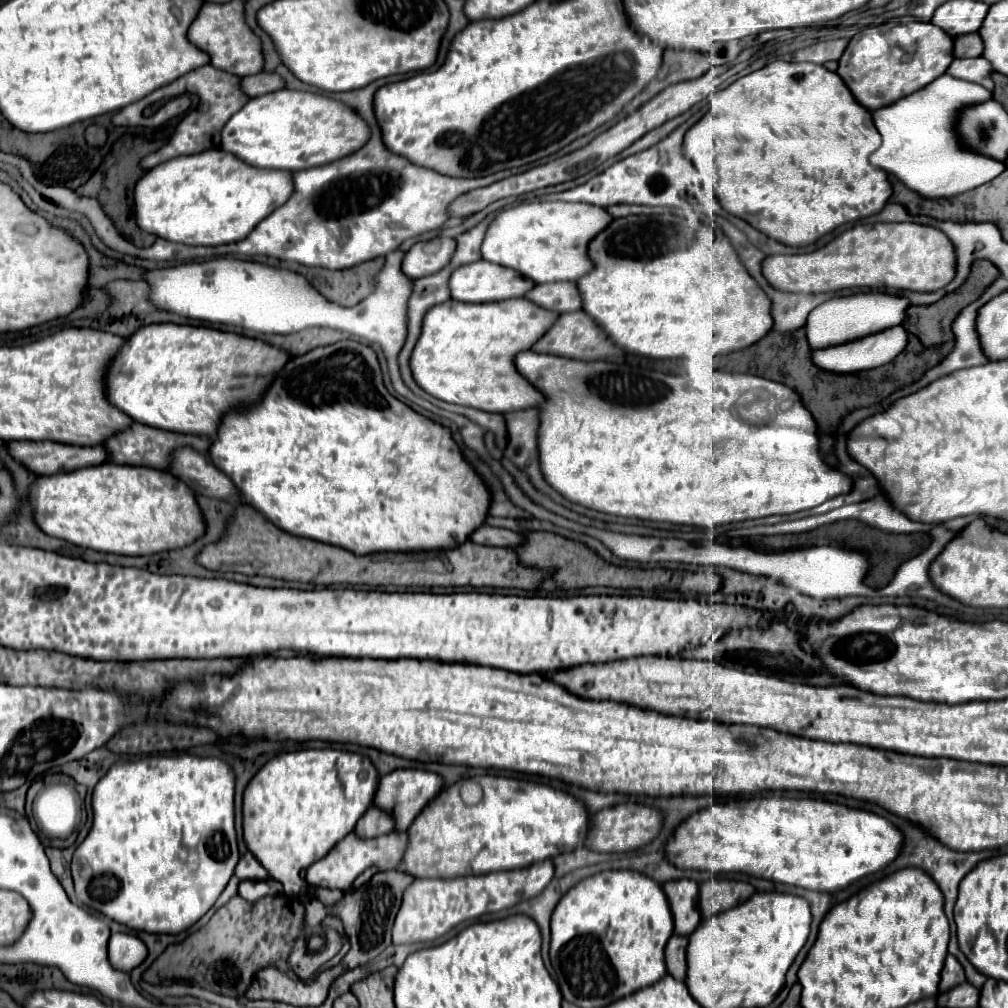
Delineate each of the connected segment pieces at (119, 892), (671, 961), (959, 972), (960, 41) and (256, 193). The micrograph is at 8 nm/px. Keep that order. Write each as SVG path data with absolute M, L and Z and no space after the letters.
M180 753L178 756L138 756L134 760L112 764L110 770L102 776L102 780L94 788L92 830L86 836L86 840L76 848L74 858L72 858L72 878L74 878L78 900L96 912L102 912L110 920L126 924L132 930L144 930L150 934L178 934L178 932L190 928L214 906L214 902L226 888L226 884L232 878L234 868L240 860L236 828L234 828L234 788L236 788L236 774L220 758L202 758L202 756L194 756L194 754Z
M674 934L666 946L668 974L680 980L686 978L686 948L688 948L688 936L678 936L678 934Z
M946 956L946 962L944 962L944 970L942 970L942 980L940 980L940 992L944 990L950 990L952 986L958 986L958 984L964 984L966 978L964 978L964 968L958 964L958 960L954 956Z
M964 34L954 38L956 58L976 58L982 56L982 38L978 34Z
M206 150L206 152L200 152L200 154L192 154L192 156L180 156L180 158L172 158L152 170L148 170L134 186L134 204L132 204L132 210L134 210L134 216L136 216L136 224L148 232L148 234L154 234L158 238L164 238L164 240L170 240L170 242L178 242L178 244L186 244L186 246L220 246L220 244L230 244L230 242L236 242L236 240L244 240L252 228L256 228L256 224L260 220L264 220L272 210L276 210L278 206L282 206L292 194L292 176L290 172L286 170L256 170L252 166L244 166L244 162L240 162L238 158L232 158L232 154L224 154L222 150Z

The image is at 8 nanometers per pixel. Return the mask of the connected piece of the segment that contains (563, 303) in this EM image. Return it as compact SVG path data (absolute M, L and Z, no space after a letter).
M554 282L554 284L538 284L524 296L540 308L552 312L574 312L580 310L580 296L576 294L574 282Z

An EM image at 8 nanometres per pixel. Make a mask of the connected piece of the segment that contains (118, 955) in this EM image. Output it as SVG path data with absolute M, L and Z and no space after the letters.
M116 932L110 936L110 942L108 942L108 958L112 966L116 966L118 970L130 972L146 958L146 946L134 934Z

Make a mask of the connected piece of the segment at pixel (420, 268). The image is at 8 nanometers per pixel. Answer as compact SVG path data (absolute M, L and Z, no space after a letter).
M434 238L414 244L402 260L402 272L416 280L444 268L448 258L452 258L452 246L456 246L452 238Z

